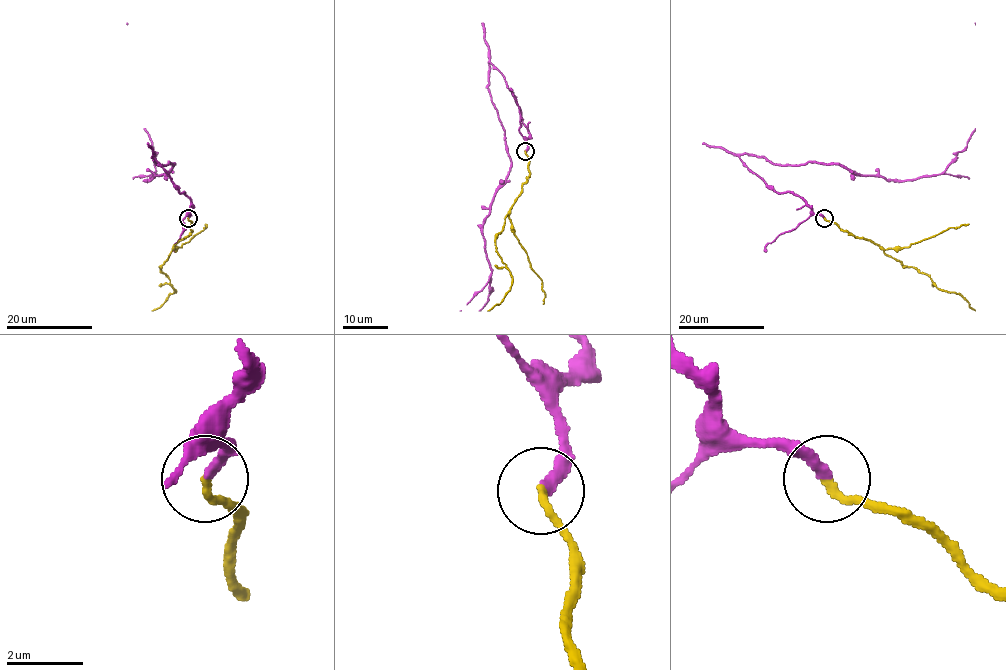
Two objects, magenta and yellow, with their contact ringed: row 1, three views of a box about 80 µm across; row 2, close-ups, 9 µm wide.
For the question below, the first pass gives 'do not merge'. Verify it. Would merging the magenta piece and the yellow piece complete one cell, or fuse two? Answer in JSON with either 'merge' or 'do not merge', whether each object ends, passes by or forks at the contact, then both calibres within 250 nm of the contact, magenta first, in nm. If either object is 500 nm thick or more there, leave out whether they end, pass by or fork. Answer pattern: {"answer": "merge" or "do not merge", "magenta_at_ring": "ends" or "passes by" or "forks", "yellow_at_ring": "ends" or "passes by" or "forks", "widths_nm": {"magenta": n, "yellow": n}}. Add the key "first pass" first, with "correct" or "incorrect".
{"first pass": "incorrect", "answer": "merge", "magenta_at_ring": "ends", "yellow_at_ring": "ends", "widths_nm": {"magenta": 280, "yellow": 200}}

